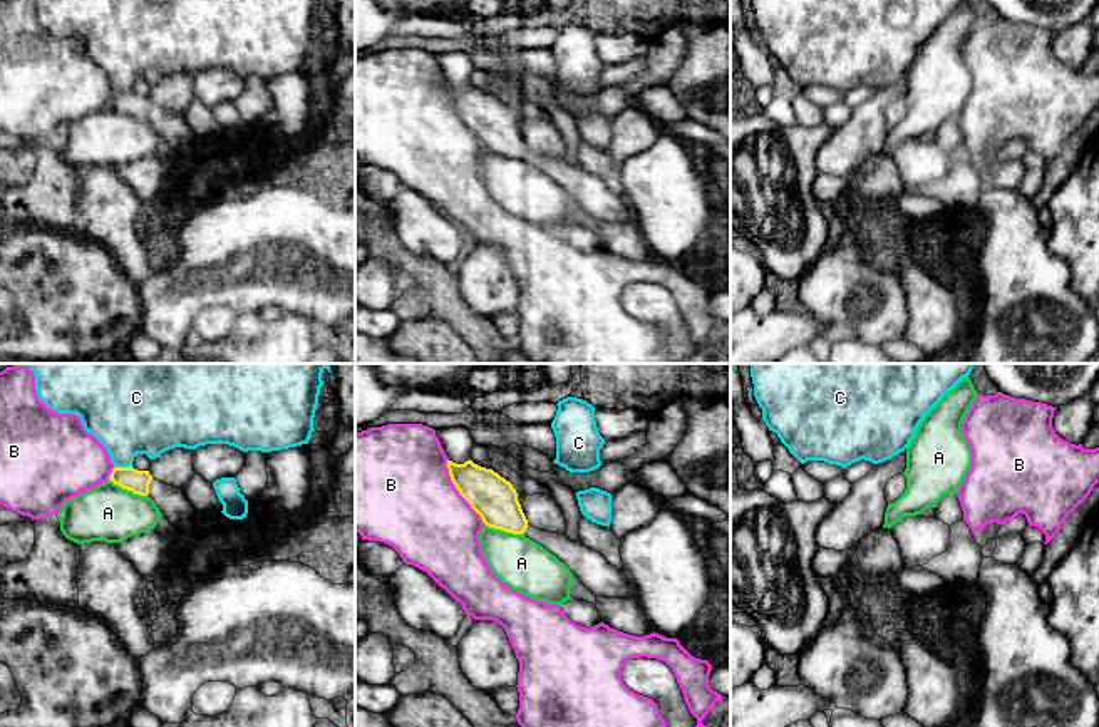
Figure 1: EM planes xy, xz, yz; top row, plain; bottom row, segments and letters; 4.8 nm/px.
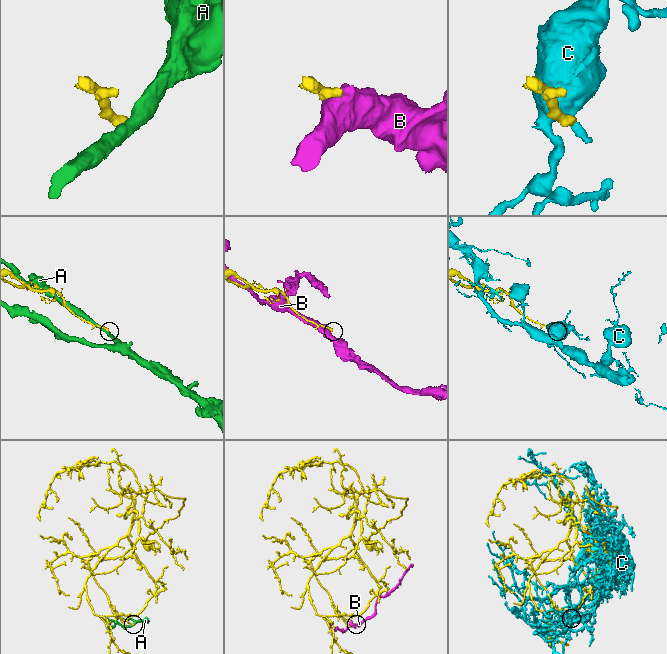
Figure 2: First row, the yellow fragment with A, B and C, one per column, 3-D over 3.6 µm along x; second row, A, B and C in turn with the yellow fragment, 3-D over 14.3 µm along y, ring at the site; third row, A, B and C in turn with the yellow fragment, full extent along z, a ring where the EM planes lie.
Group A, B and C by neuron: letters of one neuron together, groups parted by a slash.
A / B / C

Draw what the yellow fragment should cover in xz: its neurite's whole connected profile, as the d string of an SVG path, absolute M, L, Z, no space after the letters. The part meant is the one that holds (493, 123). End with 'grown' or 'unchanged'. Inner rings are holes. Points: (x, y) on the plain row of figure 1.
M447 84L446 90L452 109L486 151L524 159L536 166L563 186L596 223L630 223L635 219L625 198L611 191L603 179L565 159L533 152L521 134L516 114L498 97L481 92L471 84L464 89Z; grown

